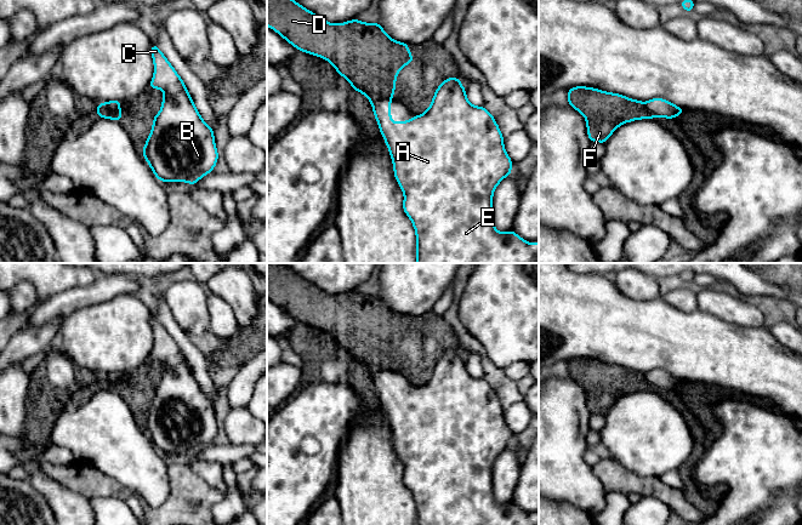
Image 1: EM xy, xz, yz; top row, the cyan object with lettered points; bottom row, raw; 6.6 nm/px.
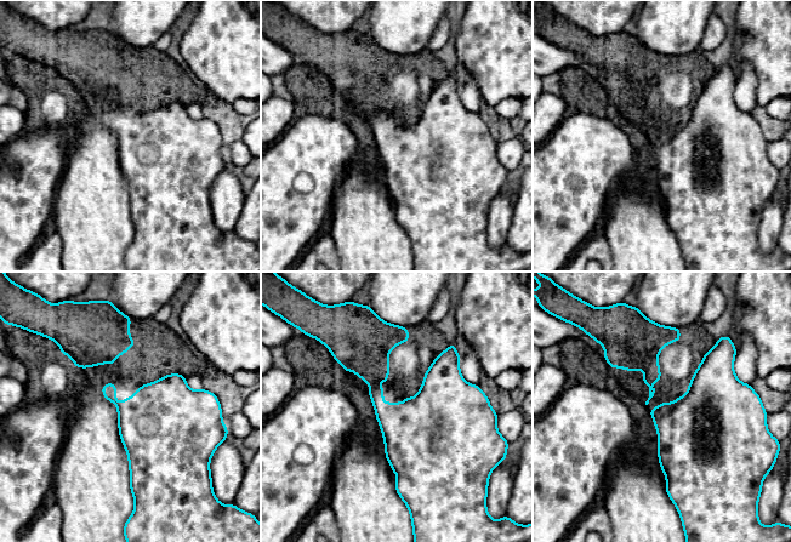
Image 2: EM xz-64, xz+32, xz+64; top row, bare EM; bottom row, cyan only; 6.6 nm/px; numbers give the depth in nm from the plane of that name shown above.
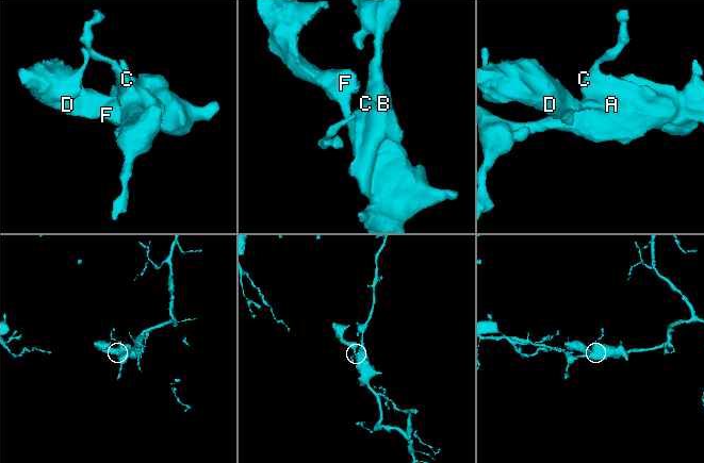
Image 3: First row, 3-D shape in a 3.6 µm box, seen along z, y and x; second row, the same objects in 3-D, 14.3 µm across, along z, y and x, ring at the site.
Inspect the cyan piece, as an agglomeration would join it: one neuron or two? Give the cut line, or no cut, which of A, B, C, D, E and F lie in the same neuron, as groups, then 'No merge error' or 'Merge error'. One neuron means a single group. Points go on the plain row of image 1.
Split along xz (390, 370), (382, 370), (373, 376). Groups: A B C E / D F. Merge error

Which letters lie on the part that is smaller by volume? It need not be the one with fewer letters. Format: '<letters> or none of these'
D, F

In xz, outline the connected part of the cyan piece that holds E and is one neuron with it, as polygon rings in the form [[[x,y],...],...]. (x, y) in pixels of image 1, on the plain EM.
[[[459,349],[444,352],[427,382],[408,393],[391,392],[391,371],[372,376],[374,387],[393,433],[394,449],[404,464],[403,480],[416,504],[416,525],[539,525],[539,513],[529,515],[513,502],[500,504],[493,493],[493,466],[508,446],[512,432],[504,418],[494,388],[471,376]]]

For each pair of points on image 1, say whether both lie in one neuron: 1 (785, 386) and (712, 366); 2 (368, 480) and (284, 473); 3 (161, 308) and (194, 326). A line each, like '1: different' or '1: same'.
1: same
2: different
3: different

